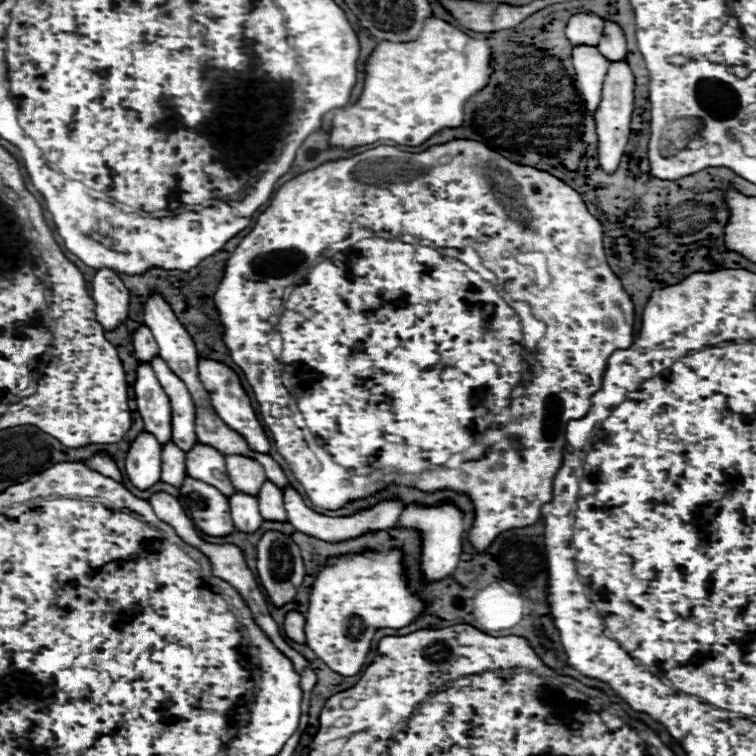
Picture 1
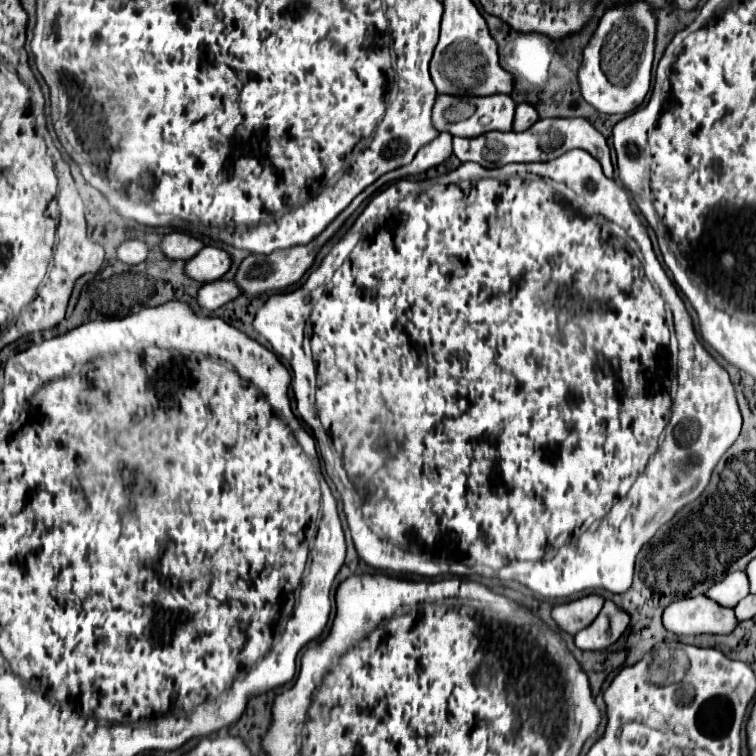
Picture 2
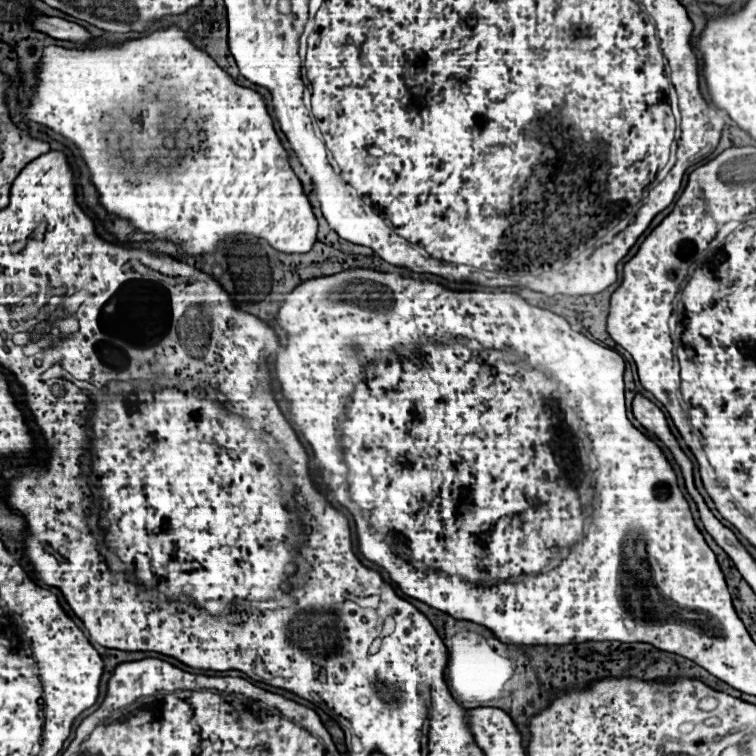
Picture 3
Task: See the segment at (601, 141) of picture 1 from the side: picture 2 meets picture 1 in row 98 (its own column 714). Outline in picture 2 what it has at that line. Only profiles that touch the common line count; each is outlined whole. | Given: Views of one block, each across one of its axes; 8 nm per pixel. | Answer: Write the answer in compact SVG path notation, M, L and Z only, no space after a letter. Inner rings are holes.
M708 596L672 602L664 610L662 620L674 634L728 634L738 624L732 608L720 606Z

